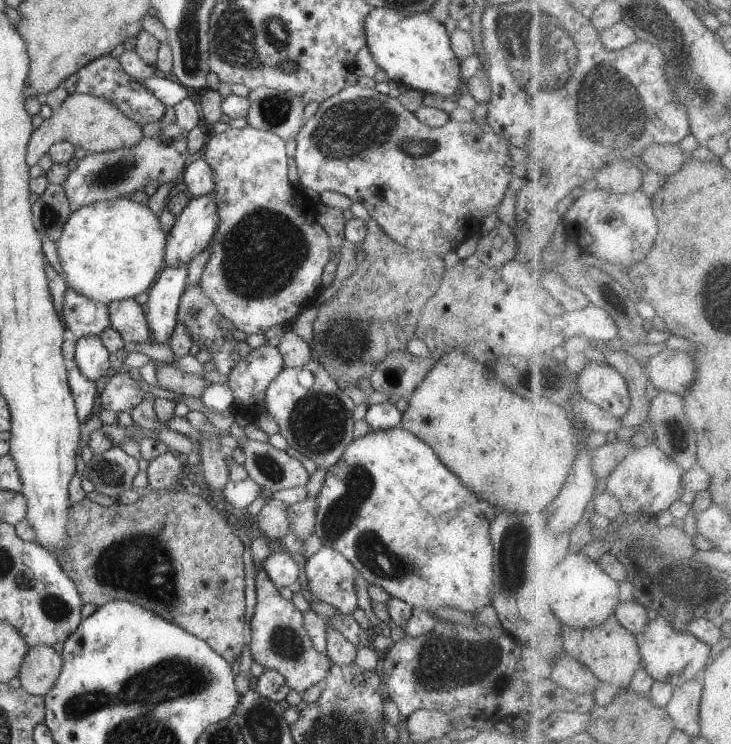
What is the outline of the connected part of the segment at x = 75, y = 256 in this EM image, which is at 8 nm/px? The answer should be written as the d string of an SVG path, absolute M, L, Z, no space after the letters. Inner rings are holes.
M118 197L98 201L74 211L63 226L60 238L55 242L63 265L64 279L68 288L91 298L93 301L109 305L112 301L134 299L137 294L147 292L164 269L167 235L162 224L149 205L136 203L131 199Z

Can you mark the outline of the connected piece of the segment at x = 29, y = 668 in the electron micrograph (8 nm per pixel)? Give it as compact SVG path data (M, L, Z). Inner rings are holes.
M48 645L30 646L17 674L21 688L43 697L56 682L63 665L61 654Z

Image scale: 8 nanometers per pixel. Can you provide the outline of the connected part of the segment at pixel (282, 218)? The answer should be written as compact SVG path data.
M250 125L242 129L229 127L225 132L215 133L208 144L205 144L203 159L211 166L215 187L212 192L215 193L217 200L217 209L219 219L217 230L213 236L212 255L202 273L200 284L204 289L206 296L217 306L222 317L231 320L238 330L246 334L263 334L272 326L277 324L288 324L293 322L302 312L303 309L313 305L314 300L322 292L321 286L322 272L324 266L330 261L331 247L327 232L317 221L316 206L318 202L309 197L300 188L291 183L288 176L288 152L286 152L286 141L275 135L272 131L263 131L255 129Z

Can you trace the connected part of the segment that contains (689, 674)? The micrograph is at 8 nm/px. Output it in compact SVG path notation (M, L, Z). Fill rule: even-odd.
M658 616L650 620L645 631L639 636L643 662L648 672L663 683L673 684L675 687L684 686L692 679L703 679L704 672L710 664L712 645L700 640L698 636L690 631L678 630L666 616ZM707 666L707 667L706 667Z

